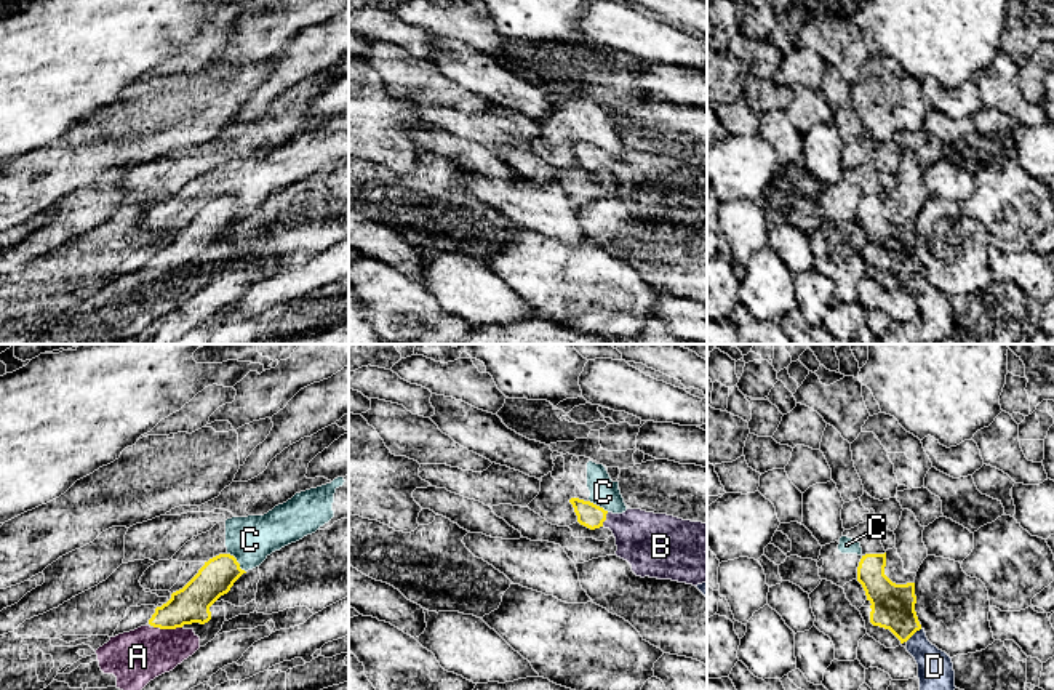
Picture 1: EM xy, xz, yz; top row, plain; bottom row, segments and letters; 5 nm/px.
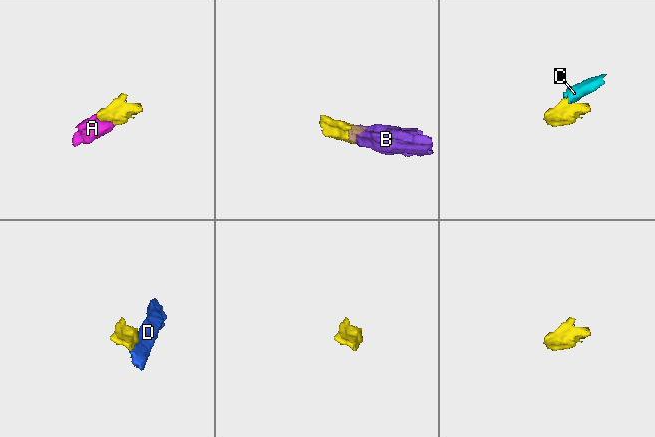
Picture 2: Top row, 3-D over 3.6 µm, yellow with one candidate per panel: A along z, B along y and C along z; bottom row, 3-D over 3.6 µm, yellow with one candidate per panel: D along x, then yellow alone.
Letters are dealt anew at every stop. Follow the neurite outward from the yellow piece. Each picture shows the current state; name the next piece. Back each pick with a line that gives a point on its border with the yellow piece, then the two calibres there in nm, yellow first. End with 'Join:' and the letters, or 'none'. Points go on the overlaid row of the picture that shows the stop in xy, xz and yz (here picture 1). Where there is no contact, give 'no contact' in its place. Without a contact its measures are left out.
A: xy (168, 628) | 190/280 nm
B: xz (605, 519) | 120/300 nm
Join: A, B

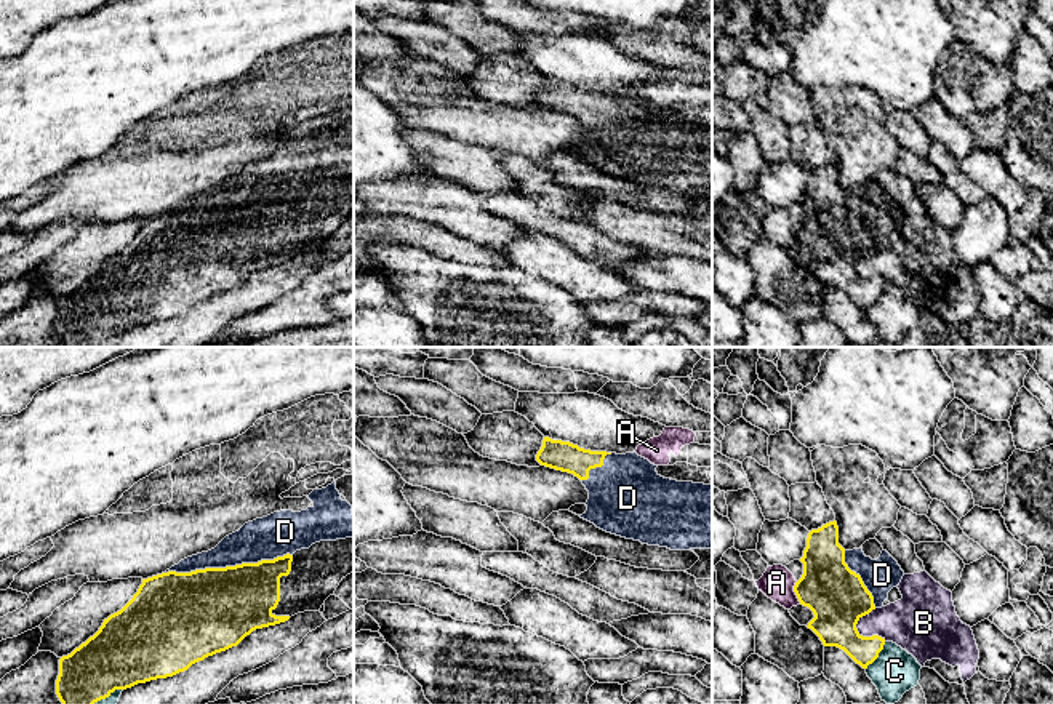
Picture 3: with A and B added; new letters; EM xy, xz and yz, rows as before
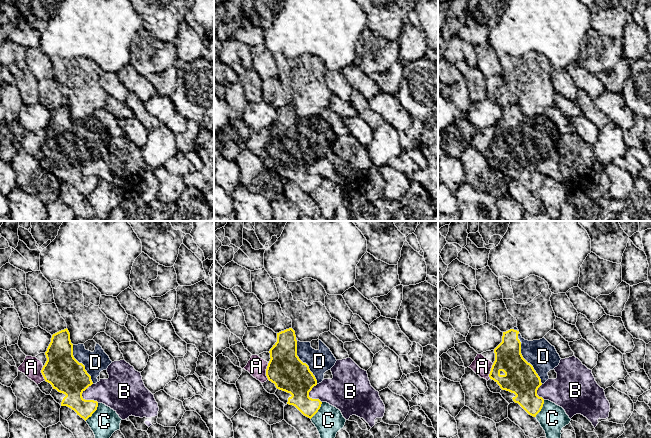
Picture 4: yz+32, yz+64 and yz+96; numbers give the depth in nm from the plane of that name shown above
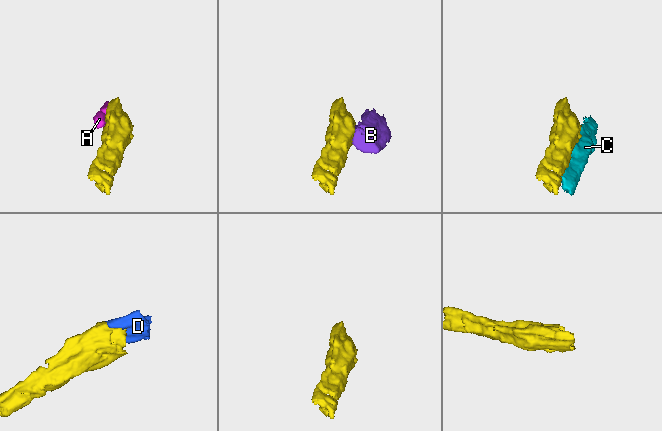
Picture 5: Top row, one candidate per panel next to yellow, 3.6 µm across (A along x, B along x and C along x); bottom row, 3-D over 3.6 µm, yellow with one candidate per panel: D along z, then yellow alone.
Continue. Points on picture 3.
D: xy (228, 567) | 420/220 nm
Join: D

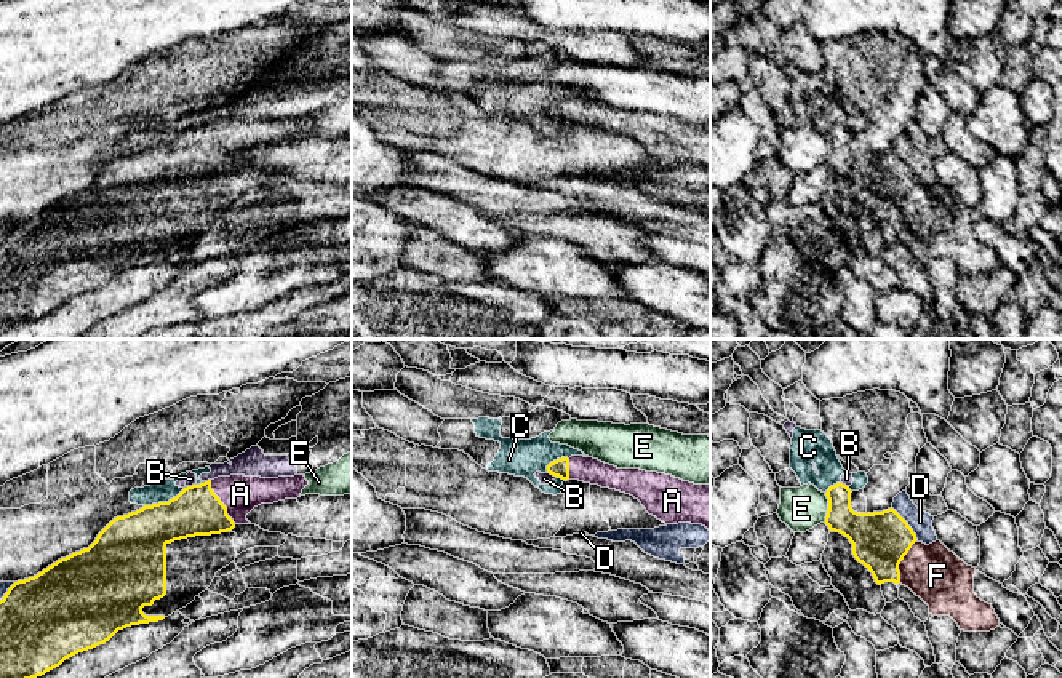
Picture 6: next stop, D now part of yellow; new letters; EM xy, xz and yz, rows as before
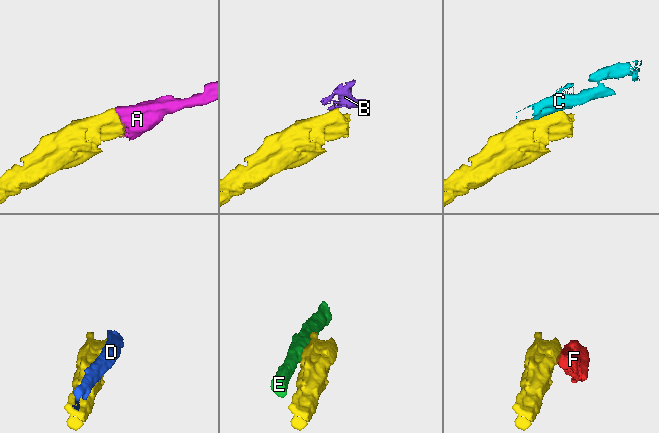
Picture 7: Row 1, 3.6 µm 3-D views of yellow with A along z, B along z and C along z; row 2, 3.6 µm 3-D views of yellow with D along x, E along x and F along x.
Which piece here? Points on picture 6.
A: xy (221, 502) | 240/190 nm
Join: A

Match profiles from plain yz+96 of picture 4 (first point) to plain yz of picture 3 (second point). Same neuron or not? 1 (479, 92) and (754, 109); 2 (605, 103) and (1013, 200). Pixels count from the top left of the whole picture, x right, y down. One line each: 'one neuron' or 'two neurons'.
1: one neuron
2: one neuron

